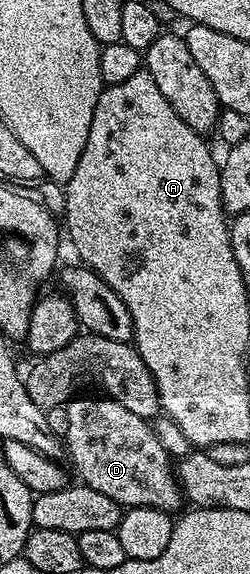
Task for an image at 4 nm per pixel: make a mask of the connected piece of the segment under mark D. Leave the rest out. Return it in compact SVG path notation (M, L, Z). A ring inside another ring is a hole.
M75 397L66 404L69 413L69 433L65 438L65 451L71 455L70 466L80 475L82 486L97 489L97 493L105 493L112 501L117 501L122 507L152 507L168 513L175 513L179 506L184 506L185 496L182 487L177 482L176 472L173 470L173 459L167 452L165 444L159 440L148 420L125 409L115 399L100 397L101 399L80 399Z

